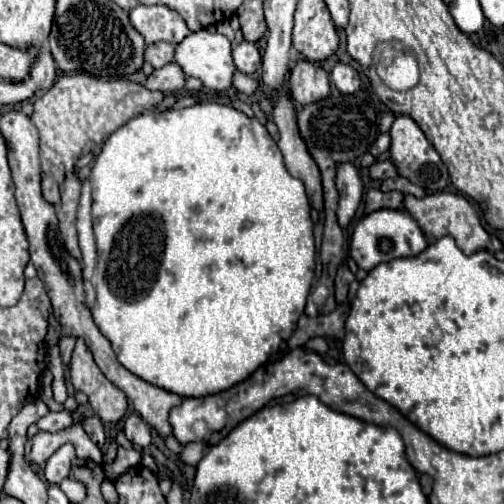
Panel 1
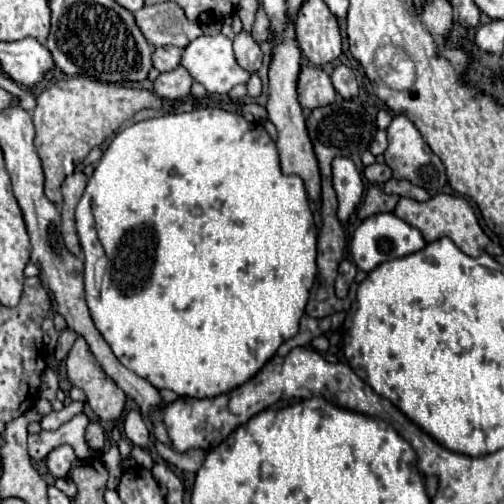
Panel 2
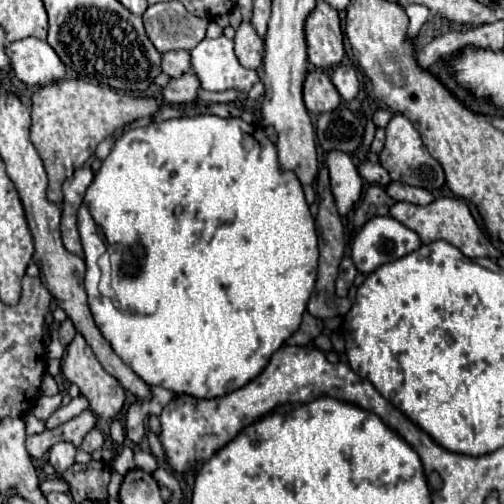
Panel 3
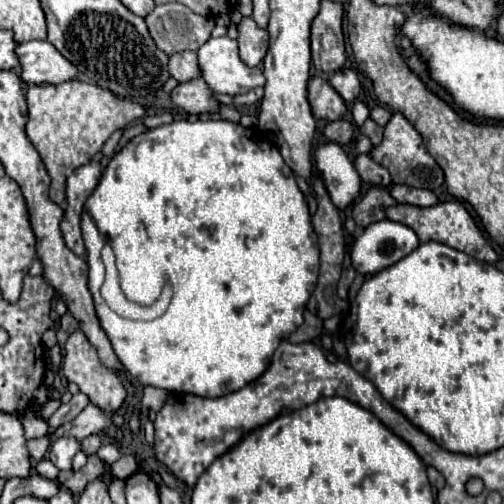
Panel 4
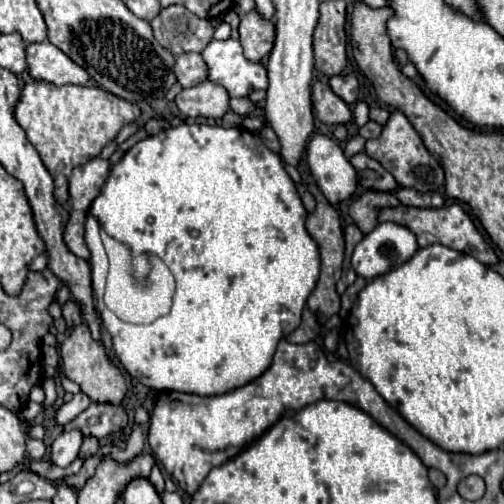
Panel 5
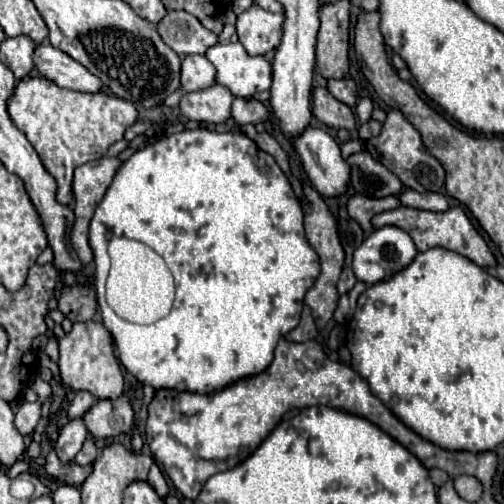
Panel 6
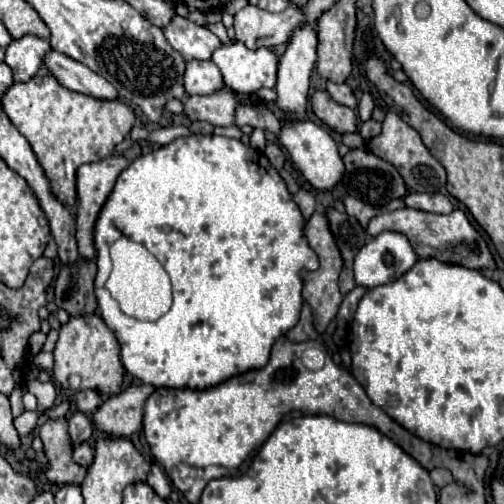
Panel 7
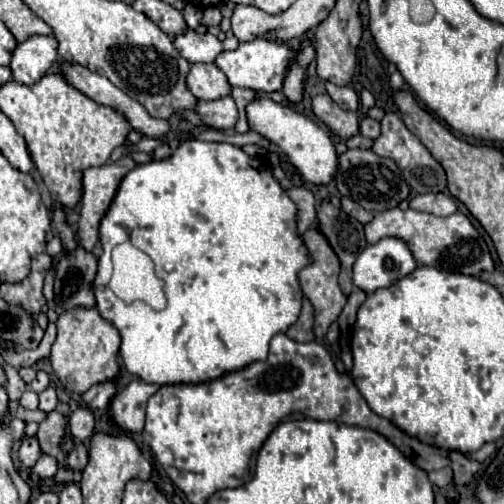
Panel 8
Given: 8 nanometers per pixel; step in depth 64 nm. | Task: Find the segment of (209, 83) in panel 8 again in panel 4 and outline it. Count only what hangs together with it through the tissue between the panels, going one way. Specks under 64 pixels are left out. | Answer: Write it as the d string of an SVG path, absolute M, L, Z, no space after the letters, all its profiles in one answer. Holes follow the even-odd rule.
M176 52L176 54L172 54L170 60L168 60L168 72L178 82L186 82L186 80L194 78L200 72L196 52Z

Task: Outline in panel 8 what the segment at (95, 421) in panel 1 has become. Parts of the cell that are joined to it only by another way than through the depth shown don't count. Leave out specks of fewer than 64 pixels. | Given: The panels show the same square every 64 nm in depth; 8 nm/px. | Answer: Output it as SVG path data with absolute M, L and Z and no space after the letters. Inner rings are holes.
M76 444L68 454L66 466L76 468L76 470L84 470L86 464L88 464L88 448L84 444Z

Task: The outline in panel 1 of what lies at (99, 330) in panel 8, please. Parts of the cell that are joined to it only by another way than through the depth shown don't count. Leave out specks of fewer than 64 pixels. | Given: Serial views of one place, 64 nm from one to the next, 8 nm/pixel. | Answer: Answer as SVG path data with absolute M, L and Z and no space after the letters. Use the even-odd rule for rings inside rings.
M82 338L76 340L76 348L72 354L70 380L76 390L88 396L94 414L100 416L102 422L116 424L118 420L124 418L126 408L128 408L126 394L120 388L116 388L112 382L106 380L106 376L96 366Z

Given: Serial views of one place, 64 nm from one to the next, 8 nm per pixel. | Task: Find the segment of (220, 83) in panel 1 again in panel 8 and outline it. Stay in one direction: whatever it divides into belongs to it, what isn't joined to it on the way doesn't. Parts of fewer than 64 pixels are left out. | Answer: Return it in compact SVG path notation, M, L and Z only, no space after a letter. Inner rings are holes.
M254 40L254 42L242 42L236 50L224 50L216 56L216 66L226 74L230 86L250 88L250 90L266 90L274 92L282 88L284 72L288 62L292 60L294 50L286 44L268 42L268 40Z

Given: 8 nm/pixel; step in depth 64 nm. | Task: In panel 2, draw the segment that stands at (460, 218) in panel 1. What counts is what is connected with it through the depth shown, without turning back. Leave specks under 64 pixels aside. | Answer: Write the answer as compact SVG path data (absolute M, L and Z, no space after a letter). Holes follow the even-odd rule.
M440 193L436 196L432 196L430 200L426 202L416 202L412 198L400 198L396 210L394 210L396 216L400 216L402 220L406 220L408 224L416 226L424 240L426 242L434 242L434 240L440 240L444 236L452 238L454 244L468 256L480 256L480 254L490 254L490 256L500 256L502 254L502 248L500 244L494 244L486 234L484 230L480 228L478 224L478 218L474 214L474 210L468 200L462 196L455 194Z

